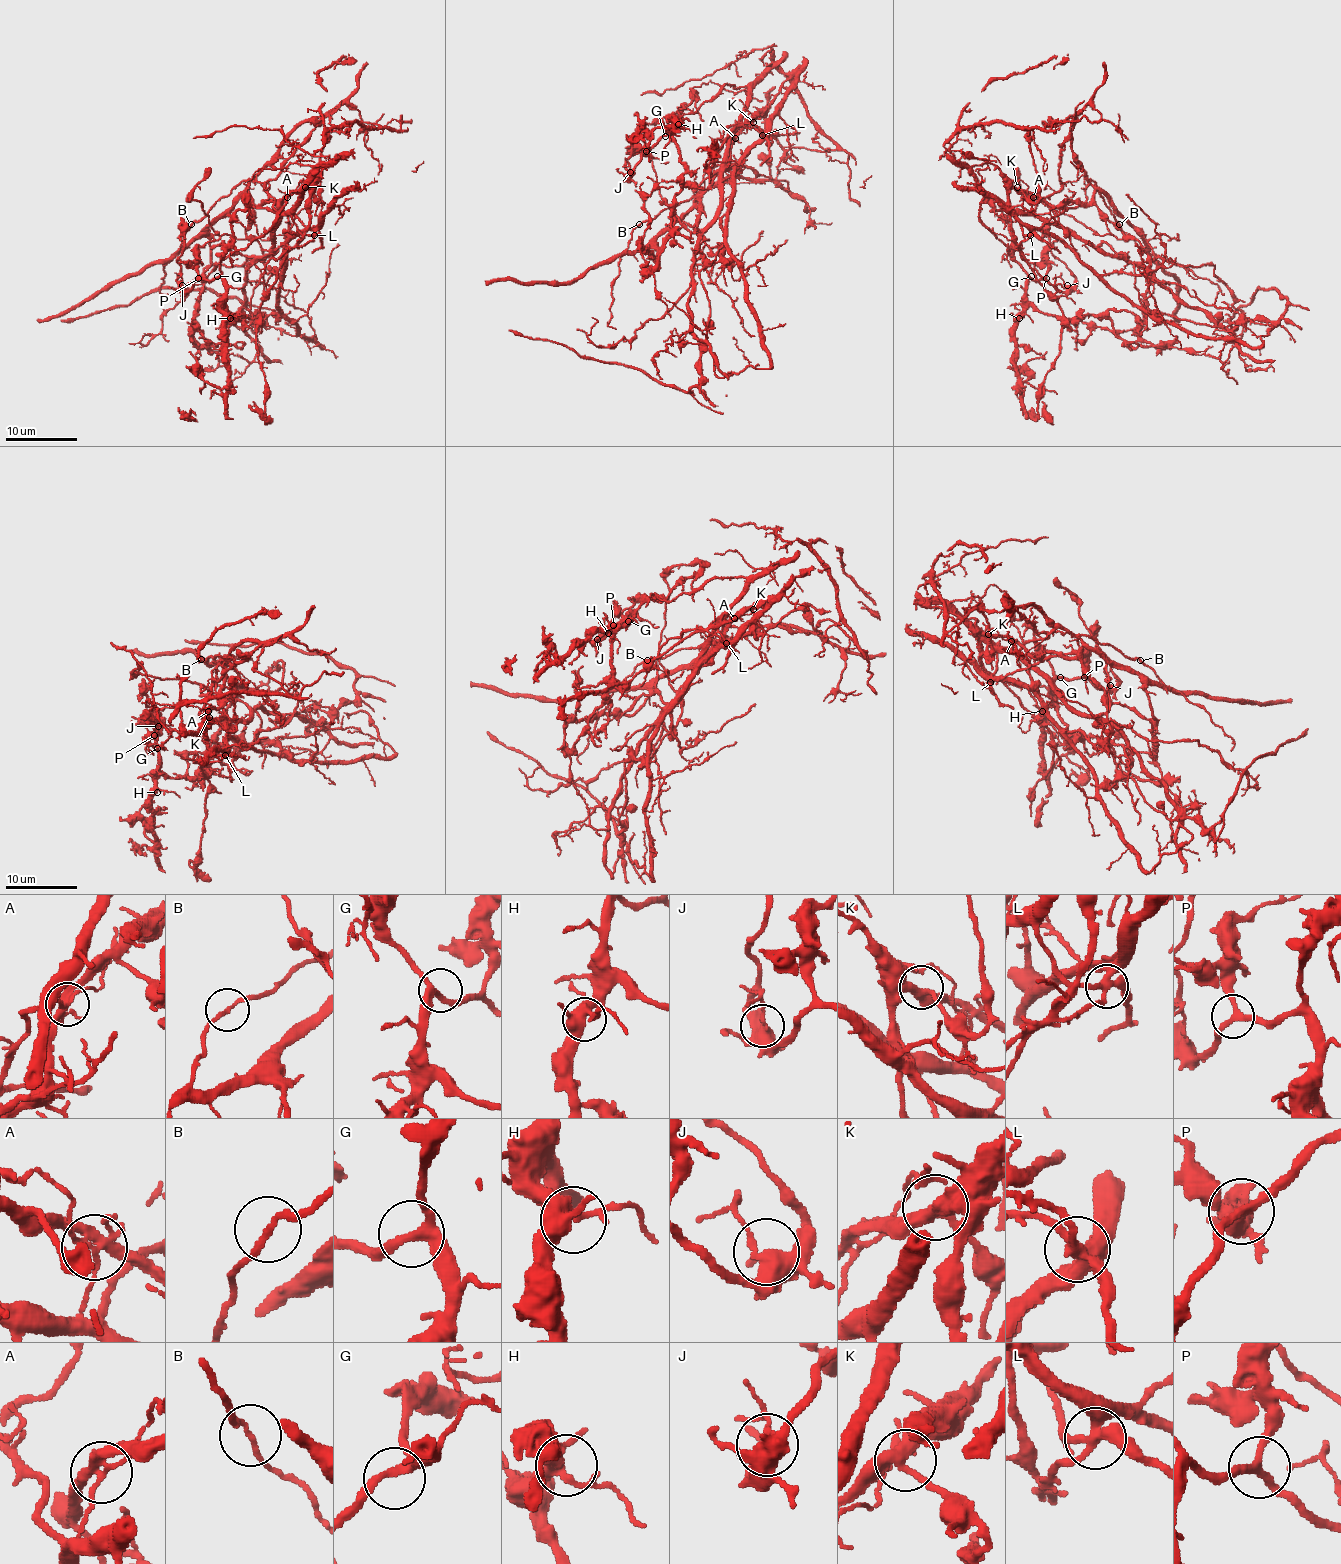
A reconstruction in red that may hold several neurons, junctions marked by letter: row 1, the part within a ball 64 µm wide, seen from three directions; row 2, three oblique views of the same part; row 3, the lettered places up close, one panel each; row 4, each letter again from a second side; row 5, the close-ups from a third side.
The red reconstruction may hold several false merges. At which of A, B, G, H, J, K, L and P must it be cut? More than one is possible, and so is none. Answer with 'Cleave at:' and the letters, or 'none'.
Cleave at: A, B, L

